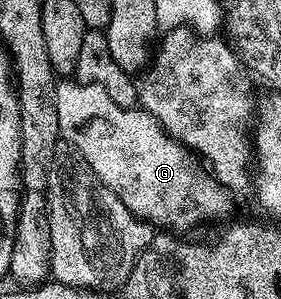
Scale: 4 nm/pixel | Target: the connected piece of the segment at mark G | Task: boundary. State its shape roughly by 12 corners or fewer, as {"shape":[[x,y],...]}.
{"shape":[[55,85],[63,143],[162,232],[226,218],[231,191],[141,108]]}

